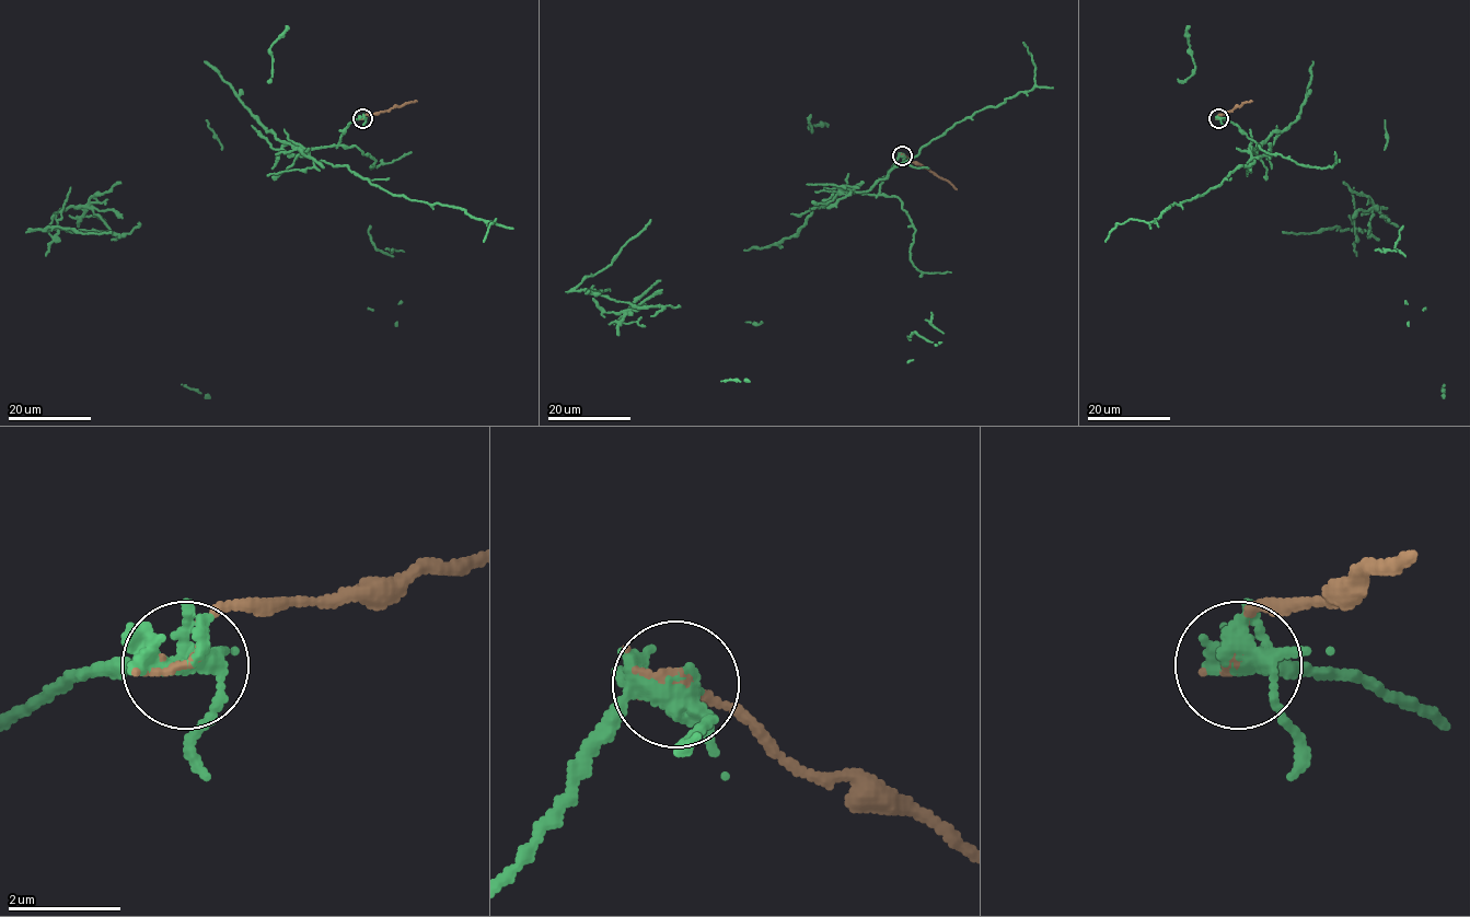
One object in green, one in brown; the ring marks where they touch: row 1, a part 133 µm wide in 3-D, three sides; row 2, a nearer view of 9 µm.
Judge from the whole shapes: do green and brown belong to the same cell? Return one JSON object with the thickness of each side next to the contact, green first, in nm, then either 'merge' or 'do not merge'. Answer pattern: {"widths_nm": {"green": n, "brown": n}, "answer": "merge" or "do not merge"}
{"widths_nm": {"green": 280, "brown": 140}, "answer": "do not merge"}

